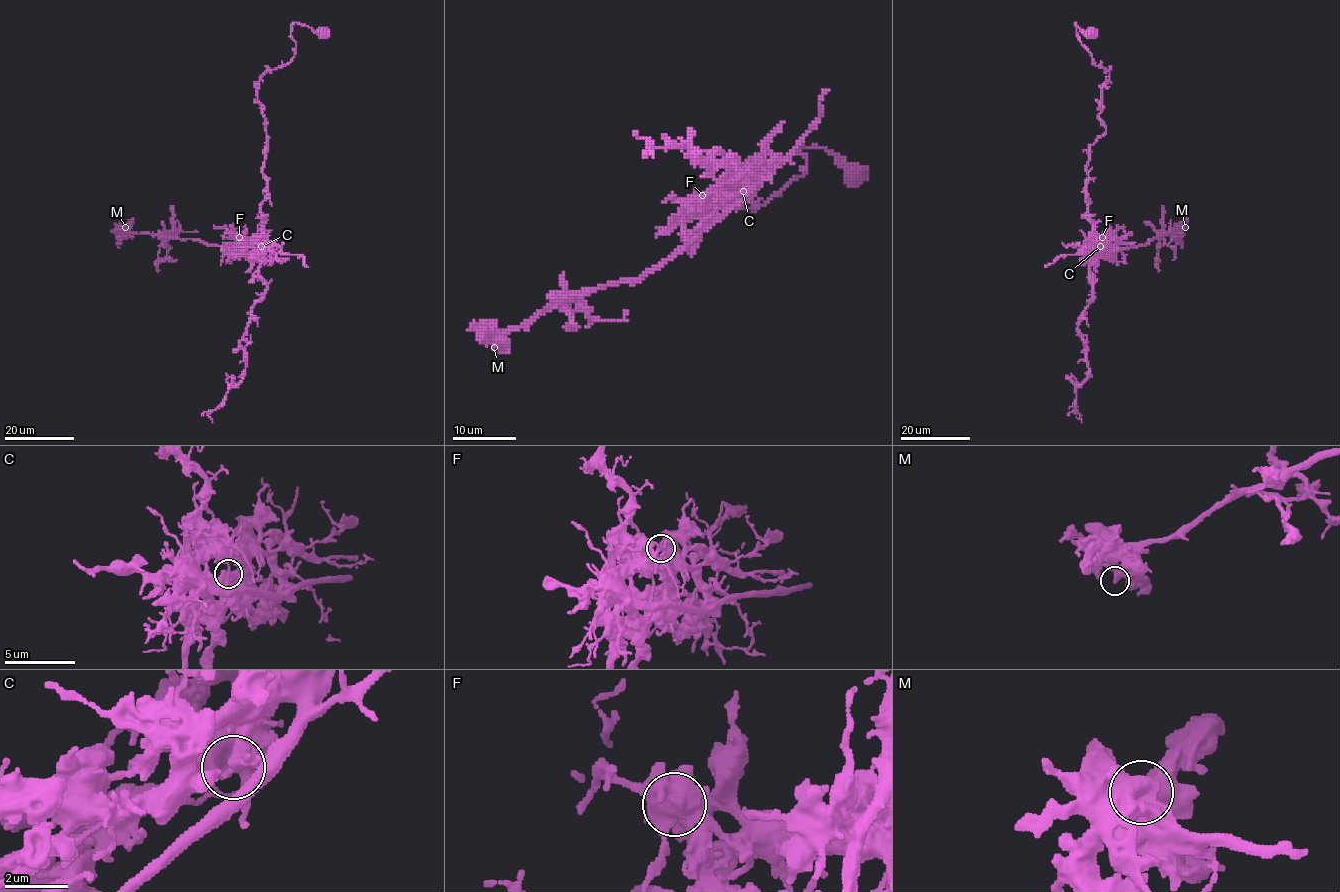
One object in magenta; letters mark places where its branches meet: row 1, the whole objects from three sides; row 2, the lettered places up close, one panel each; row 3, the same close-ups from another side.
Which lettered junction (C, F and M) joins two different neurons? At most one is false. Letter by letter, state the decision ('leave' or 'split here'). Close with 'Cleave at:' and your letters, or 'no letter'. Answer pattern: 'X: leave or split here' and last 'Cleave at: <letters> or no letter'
C: split here
F: leave
M: leave
Cleave at: C

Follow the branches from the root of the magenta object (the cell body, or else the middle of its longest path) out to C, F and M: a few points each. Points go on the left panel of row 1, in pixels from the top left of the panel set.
C: (322, 34), (295, 23), (291, 31), (294, 58), (267, 71), (258, 85), (257, 99), (267, 135), (261, 246)
F: (322, 34), (295, 23), (294, 58), (260, 78), (257, 99), (267, 135), (263, 227), (256, 239), (239, 237)
M: (322, 34), (295, 23), (294, 58), (267, 71), (258, 85), (267, 197), (256, 239), (215, 246), (125, 227)

